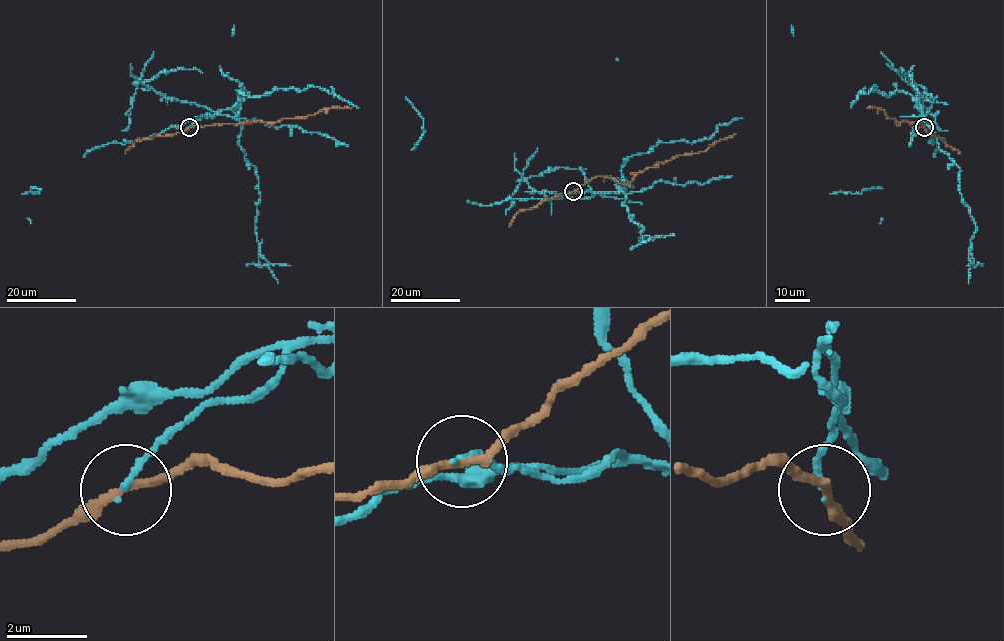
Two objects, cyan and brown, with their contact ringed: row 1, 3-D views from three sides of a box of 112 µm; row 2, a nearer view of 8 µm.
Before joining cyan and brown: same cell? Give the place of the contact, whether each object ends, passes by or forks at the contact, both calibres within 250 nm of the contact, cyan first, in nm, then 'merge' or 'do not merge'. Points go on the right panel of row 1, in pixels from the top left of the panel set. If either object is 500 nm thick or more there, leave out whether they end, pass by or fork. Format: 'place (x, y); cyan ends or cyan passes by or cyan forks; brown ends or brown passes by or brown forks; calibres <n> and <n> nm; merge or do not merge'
place (924, 127); cyan ends; brown passes by; calibres 150 and 190 nm; do not merge

